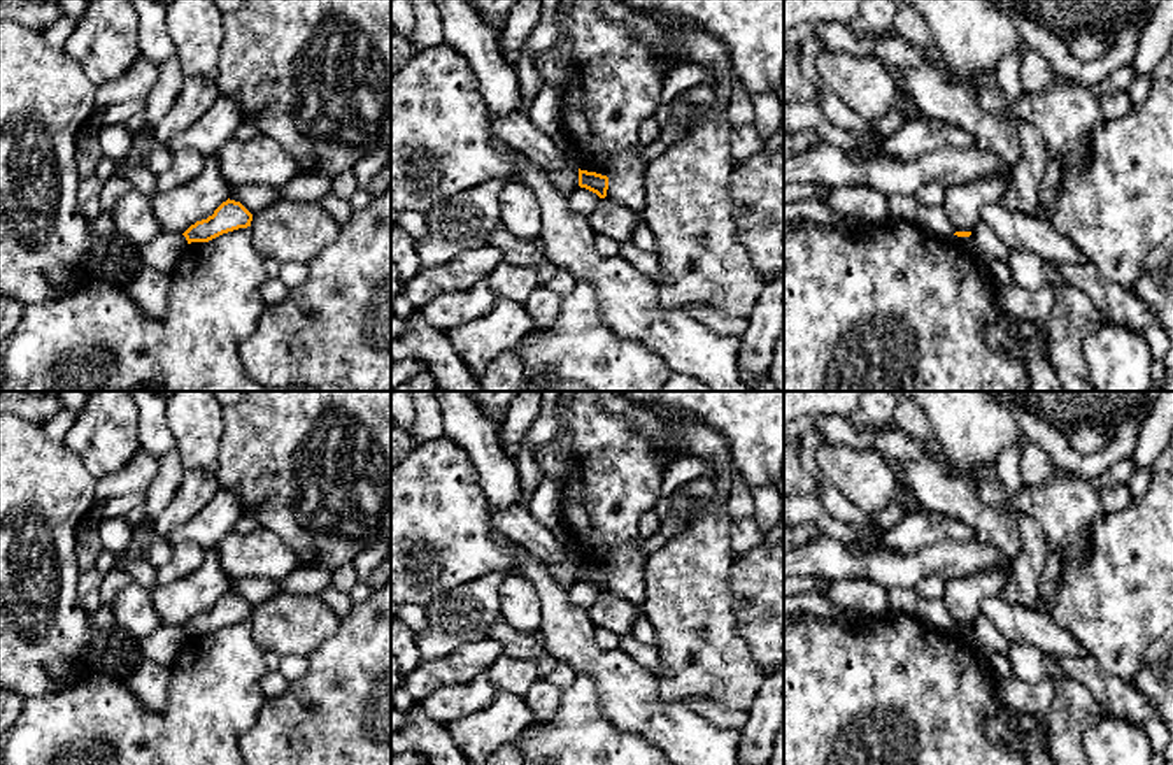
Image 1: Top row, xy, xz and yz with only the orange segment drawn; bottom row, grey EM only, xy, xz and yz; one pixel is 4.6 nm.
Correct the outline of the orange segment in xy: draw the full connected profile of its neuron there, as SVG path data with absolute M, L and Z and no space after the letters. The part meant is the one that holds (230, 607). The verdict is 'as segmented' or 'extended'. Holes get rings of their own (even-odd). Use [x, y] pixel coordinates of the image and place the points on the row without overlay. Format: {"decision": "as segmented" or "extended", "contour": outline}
{"decision": "as segmented", "contour": "M235 593L223 595L212 609L196 614L182 628L188 637L191 635L209 635L223 626L251 619L252 607Z"}

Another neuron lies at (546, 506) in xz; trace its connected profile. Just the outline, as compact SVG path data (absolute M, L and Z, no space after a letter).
M542 479L531 491L530 512L551 530L563 546L559 561L544 561L549 576L561 586L572 588L579 581L579 560L566 549L566 526L559 502L561 483L558 479Z

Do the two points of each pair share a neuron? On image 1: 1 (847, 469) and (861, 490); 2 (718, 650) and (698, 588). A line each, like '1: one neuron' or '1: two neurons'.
1: one neuron
2: one neuron

